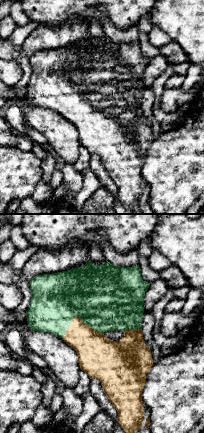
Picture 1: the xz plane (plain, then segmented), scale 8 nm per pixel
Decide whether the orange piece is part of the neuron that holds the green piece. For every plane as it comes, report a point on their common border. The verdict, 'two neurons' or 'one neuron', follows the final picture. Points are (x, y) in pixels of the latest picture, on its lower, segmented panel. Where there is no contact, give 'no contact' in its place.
meets green at (78, 317)

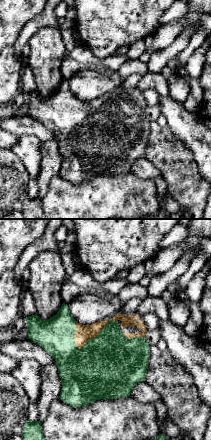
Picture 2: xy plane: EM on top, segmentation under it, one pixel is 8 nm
meets green at (96, 336)

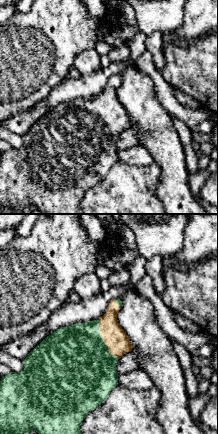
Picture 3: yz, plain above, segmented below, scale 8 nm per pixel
meets green at (102, 340)

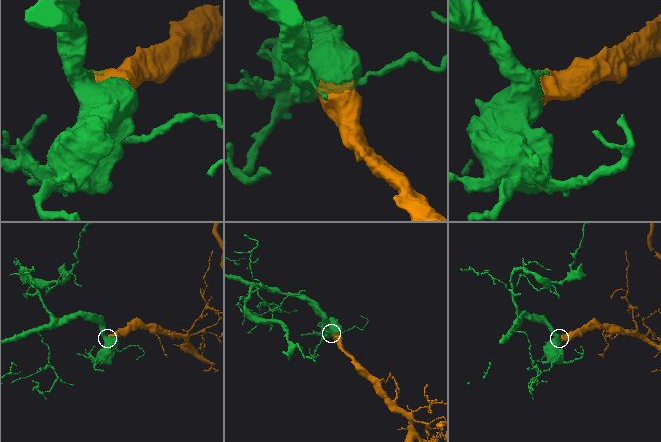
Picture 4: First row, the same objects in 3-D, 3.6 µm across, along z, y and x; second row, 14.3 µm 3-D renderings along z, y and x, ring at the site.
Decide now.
one neuron

